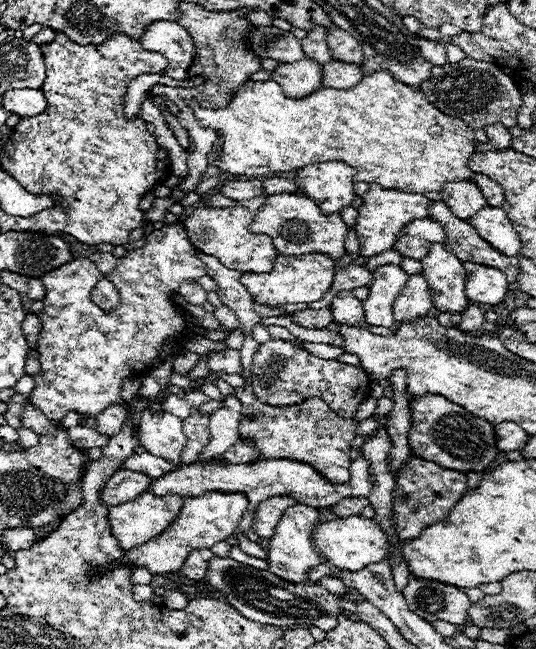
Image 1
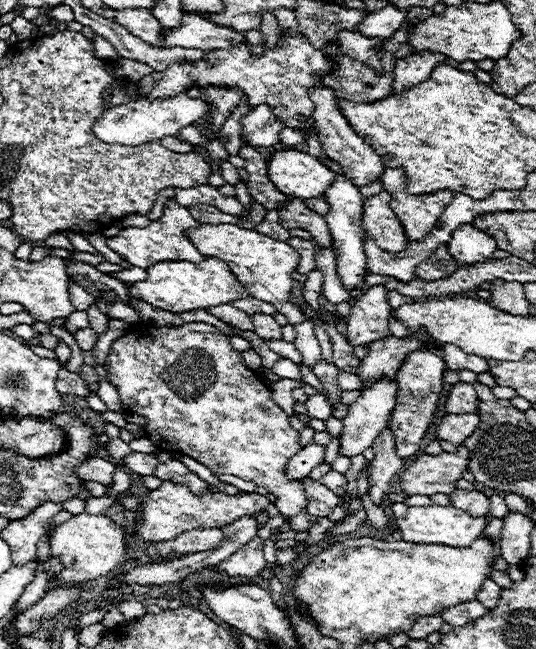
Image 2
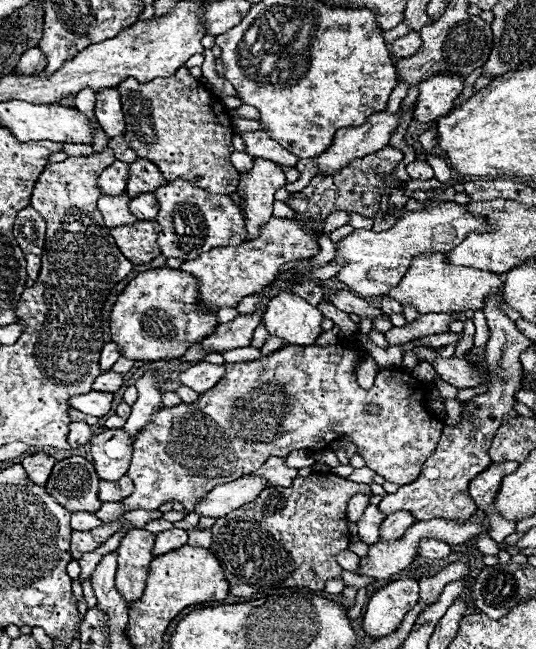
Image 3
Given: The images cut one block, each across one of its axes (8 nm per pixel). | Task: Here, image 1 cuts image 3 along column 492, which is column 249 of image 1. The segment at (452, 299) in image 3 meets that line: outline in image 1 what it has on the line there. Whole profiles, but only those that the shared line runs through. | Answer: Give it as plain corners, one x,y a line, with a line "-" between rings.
278,254
274,260
274,268
268,274
242,274
240,282
252,294
258,304
268,306
282,306
282,304
310,304
320,300
328,288
332,286
334,278
334,260
326,254
304,254
304,256
282,256

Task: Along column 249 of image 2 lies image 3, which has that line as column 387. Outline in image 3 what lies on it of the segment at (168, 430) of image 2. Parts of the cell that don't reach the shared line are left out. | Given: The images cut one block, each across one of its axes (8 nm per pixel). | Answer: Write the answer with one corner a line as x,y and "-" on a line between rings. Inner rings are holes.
350,342
348,346
344,344
328,344
328,346
318,346
318,344
310,344
310,346
284,346
276,352
272,352
270,356
262,356
260,360
254,360
254,362
238,362
238,364
226,364
226,374
222,376
222,382
218,382
218,386
206,390
194,404
180,404
180,406
174,406
174,408
162,408
154,414
152,422
136,436
134,440
134,452
132,452
132,462
130,462
130,468
126,472
126,476
132,478
134,482
134,492
132,492
132,498
124,498
124,506
126,510
136,510
136,508
144,508
144,510
156,510
160,508
164,502
182,502
184,508
188,512
194,510
194,506
198,504
198,500
208,494
214,486
218,486
218,482
230,482
234,478
240,478
242,474
250,474
252,470
256,470
262,462
266,462
266,458
270,456
280,456
280,458
286,458
292,450
324,450
332,440
338,440
342,436
348,436
356,448
358,448
358,454
366,460
366,466
372,468
376,474
384,476
384,480
392,482
392,484
410,484
414,482
418,476
420,476
420,470
422,468
408,468
410,466
422,466
426,462
426,458
432,454
432,450
436,448
440,436
442,436
442,430
444,430
444,424
442,422
426,422
426,408
424,408
424,382
420,382
418,378
414,378
412,374
408,372
400,372
398,368
378,368
378,380
376,384
370,388
370,390
364,390
358,386
356,382
356,368
362,360
366,360
368,354
362,350
360,344
354,344
-
370,404
378,404
378,412
376,414
368,414
368,406

